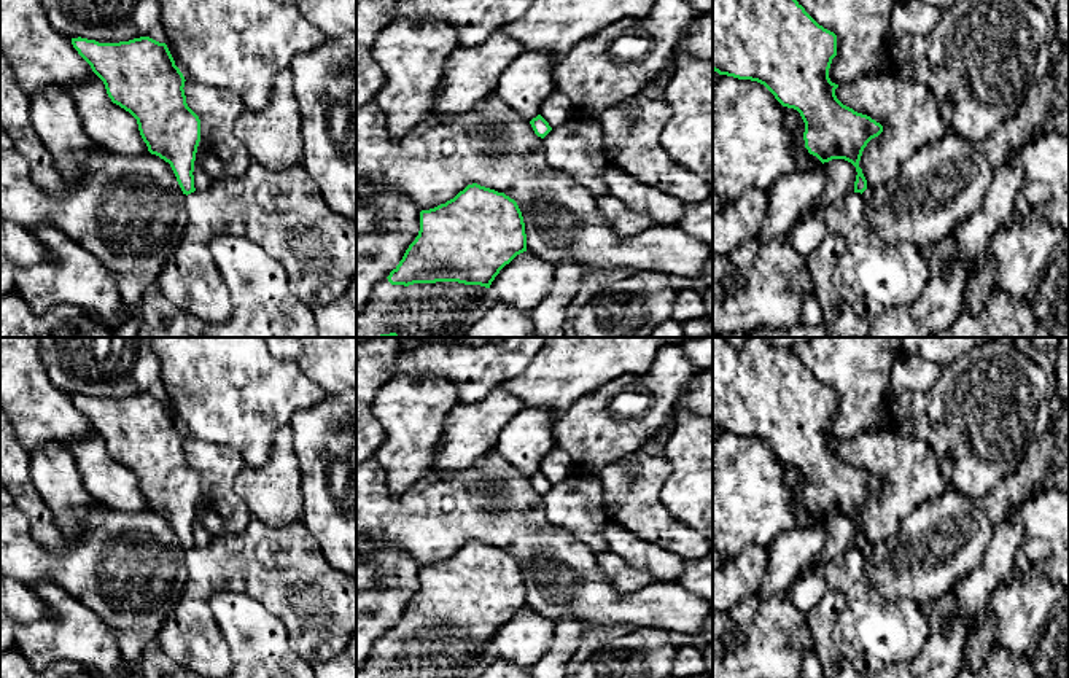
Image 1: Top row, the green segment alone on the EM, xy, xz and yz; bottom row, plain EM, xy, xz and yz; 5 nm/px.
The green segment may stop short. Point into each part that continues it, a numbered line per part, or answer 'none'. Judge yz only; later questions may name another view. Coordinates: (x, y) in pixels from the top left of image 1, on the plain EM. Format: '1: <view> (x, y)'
1: yz (842, 530)

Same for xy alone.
1: xy (201, 537)

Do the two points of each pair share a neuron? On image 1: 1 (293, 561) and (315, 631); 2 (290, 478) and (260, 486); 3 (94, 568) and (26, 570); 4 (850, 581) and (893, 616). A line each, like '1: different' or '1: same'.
1: same
2: same
3: same
4: same

